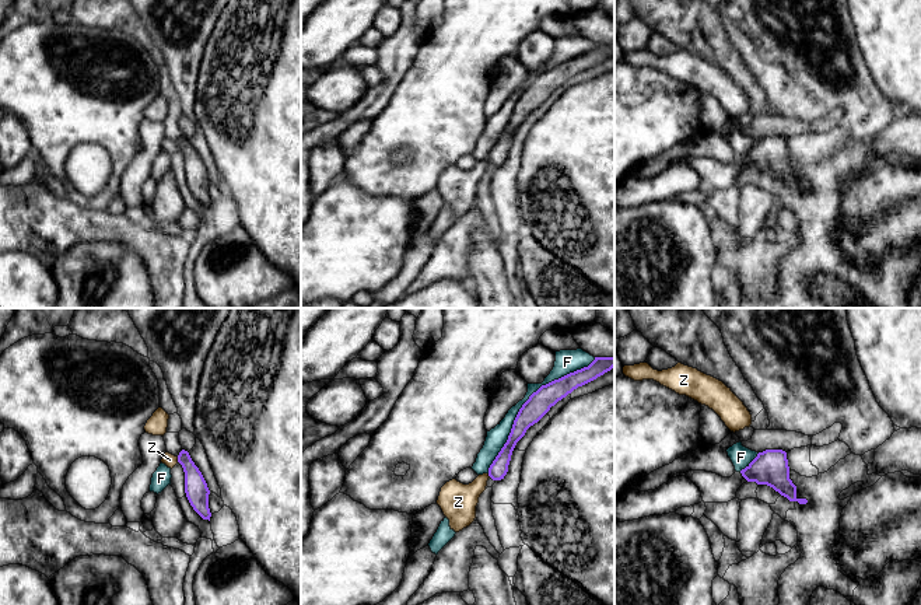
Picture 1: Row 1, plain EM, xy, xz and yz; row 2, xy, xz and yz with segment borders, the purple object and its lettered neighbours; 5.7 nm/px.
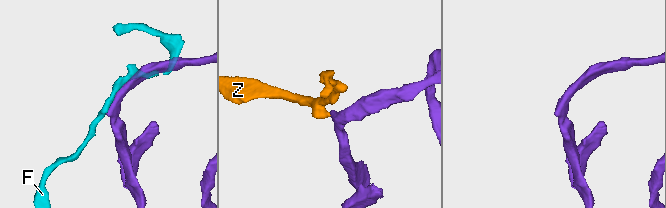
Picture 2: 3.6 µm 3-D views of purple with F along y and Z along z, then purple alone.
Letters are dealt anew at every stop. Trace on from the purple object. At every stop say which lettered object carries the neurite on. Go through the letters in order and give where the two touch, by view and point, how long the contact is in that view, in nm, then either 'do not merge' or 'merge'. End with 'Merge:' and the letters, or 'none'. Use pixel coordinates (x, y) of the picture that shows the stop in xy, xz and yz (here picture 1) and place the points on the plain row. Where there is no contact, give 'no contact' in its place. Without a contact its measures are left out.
F: xz (525, 88) | 900 nm | do not merge
Z: xy (178, 146) | 30 nm | do not merge
Merge: none

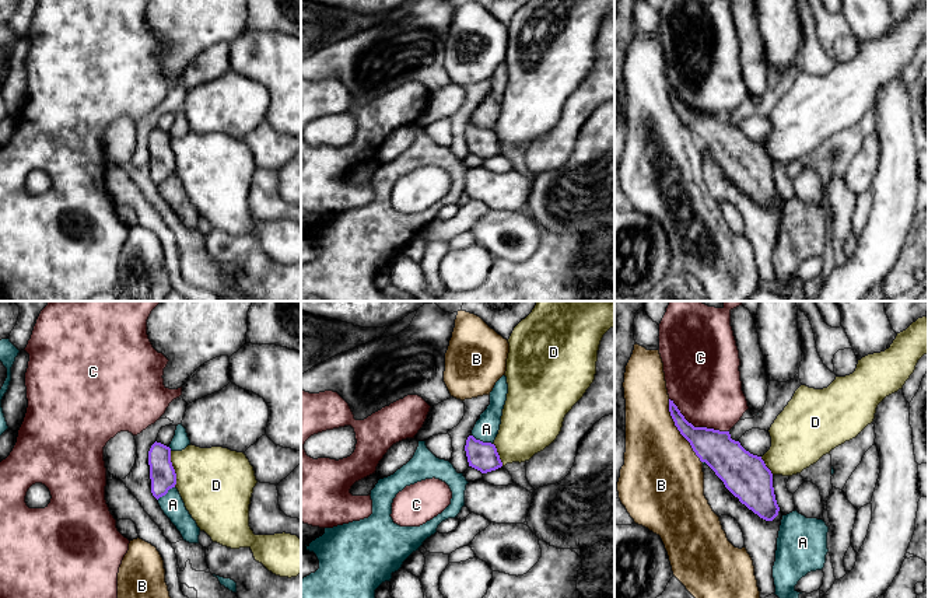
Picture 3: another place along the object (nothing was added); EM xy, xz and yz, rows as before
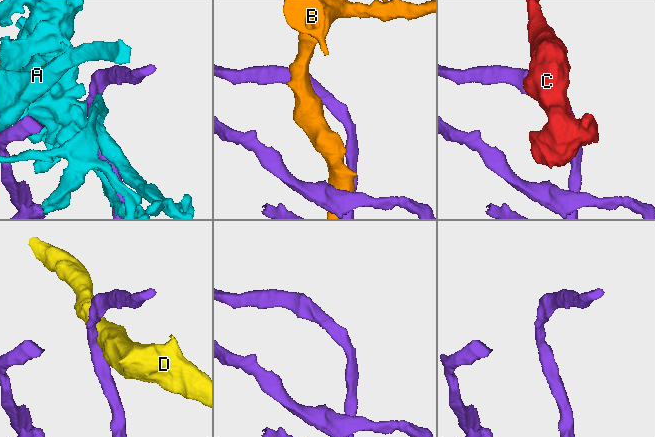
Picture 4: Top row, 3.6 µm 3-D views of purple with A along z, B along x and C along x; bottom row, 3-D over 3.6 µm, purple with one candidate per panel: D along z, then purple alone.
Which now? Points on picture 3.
A: xz (482, 128) | 130 nm | merge
B: yz (679, 116) | 420 nm | do not merge
C: yz (697, 114) | 400 nm | do not merge
D: xy (174, 156) | 220 nm | do not merge
Merge: A

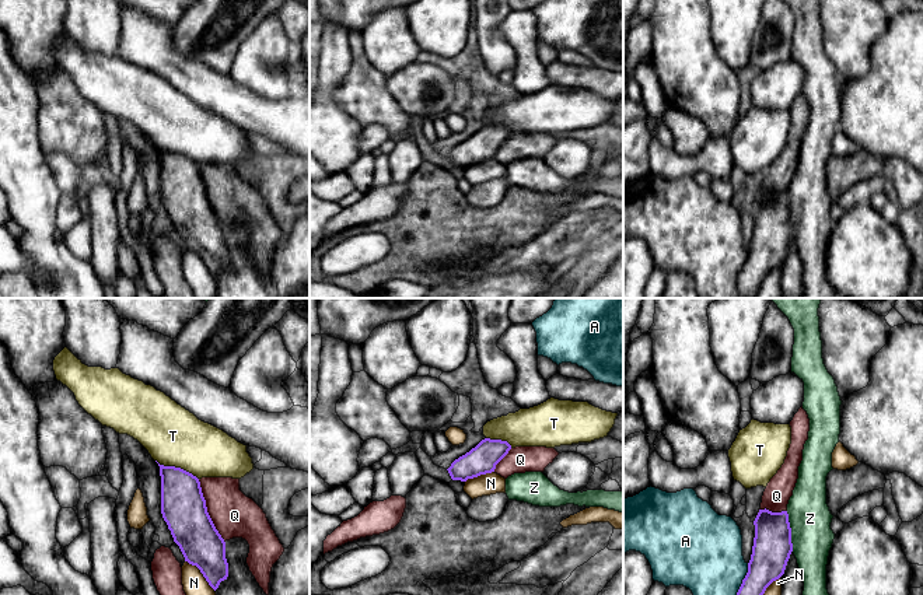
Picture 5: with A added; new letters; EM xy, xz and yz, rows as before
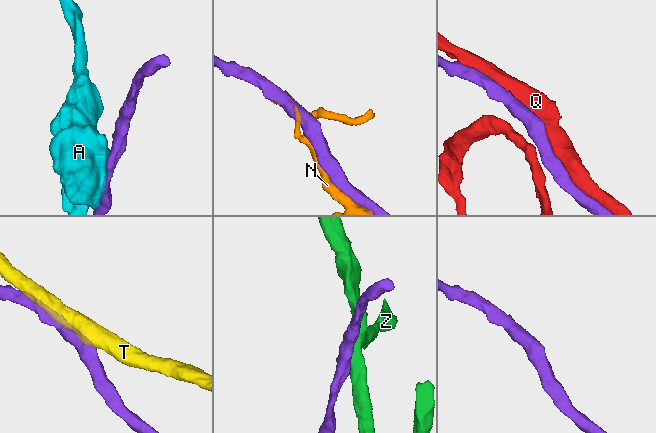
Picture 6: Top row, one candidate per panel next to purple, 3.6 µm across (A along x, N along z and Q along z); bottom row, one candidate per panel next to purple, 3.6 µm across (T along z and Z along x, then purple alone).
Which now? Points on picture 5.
A: yz (740, 273) | 280 nm | do not merge
N: xy (200, 258) | 240 nm | do not merge
Q: xy (206, 198) | 400 nm | merge
T: xy (177, 154) | 280 nm | do not merge
Z: yz (790, 217) | 240 nm | do not merge
Merge: Q

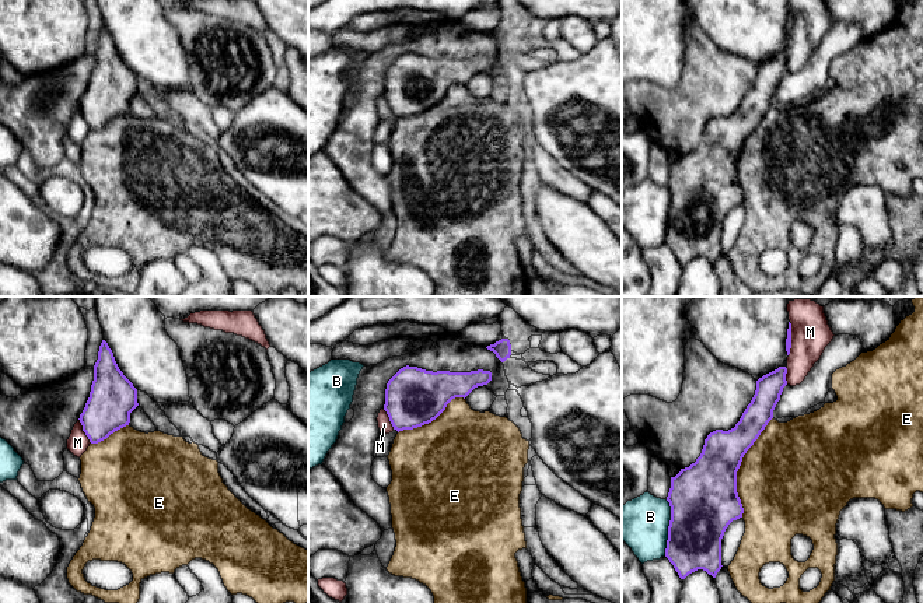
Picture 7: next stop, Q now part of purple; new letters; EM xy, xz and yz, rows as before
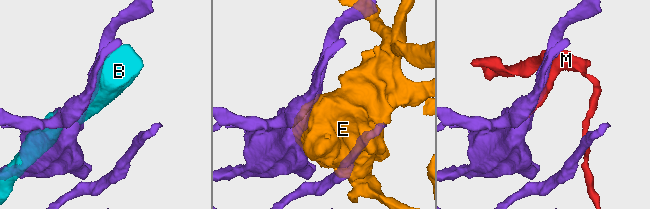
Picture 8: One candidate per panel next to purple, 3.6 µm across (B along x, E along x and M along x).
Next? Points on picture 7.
B: yz (668, 214) | 320 nm | do not merge
E: yz (738, 154) | 600 nm | merge
M: yz (790, 25) | 190 nm | do not merge
Merge: E

